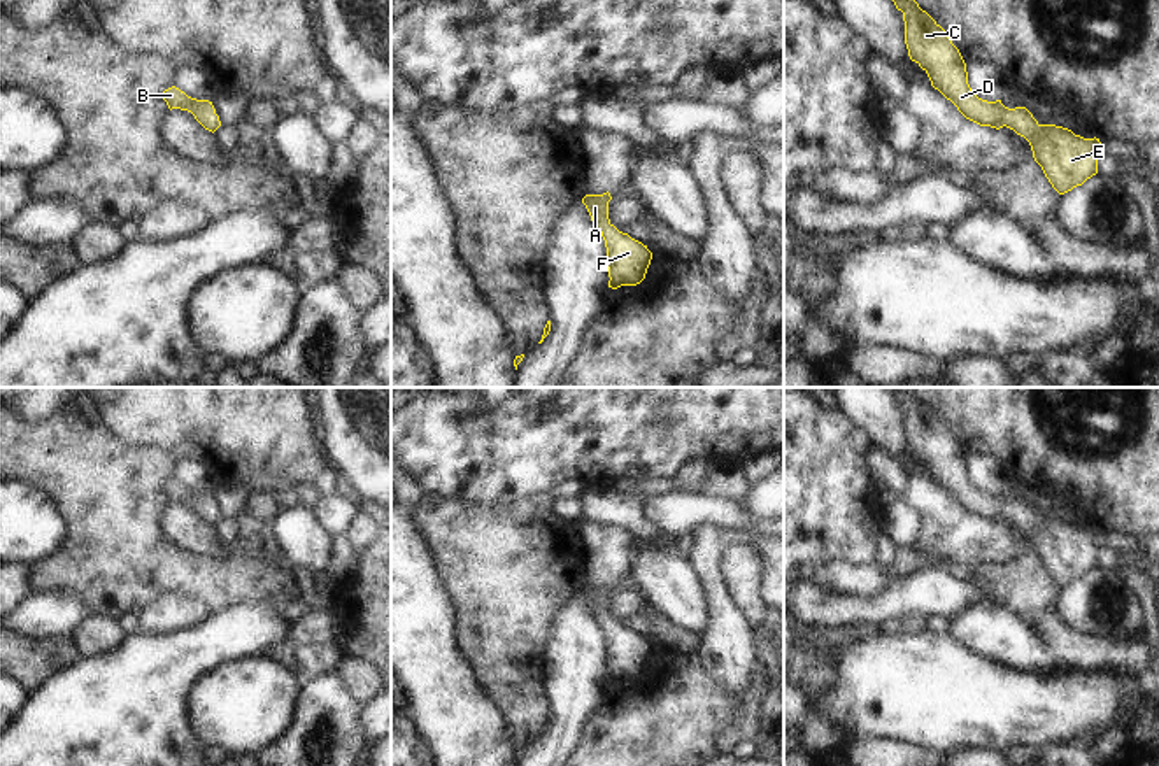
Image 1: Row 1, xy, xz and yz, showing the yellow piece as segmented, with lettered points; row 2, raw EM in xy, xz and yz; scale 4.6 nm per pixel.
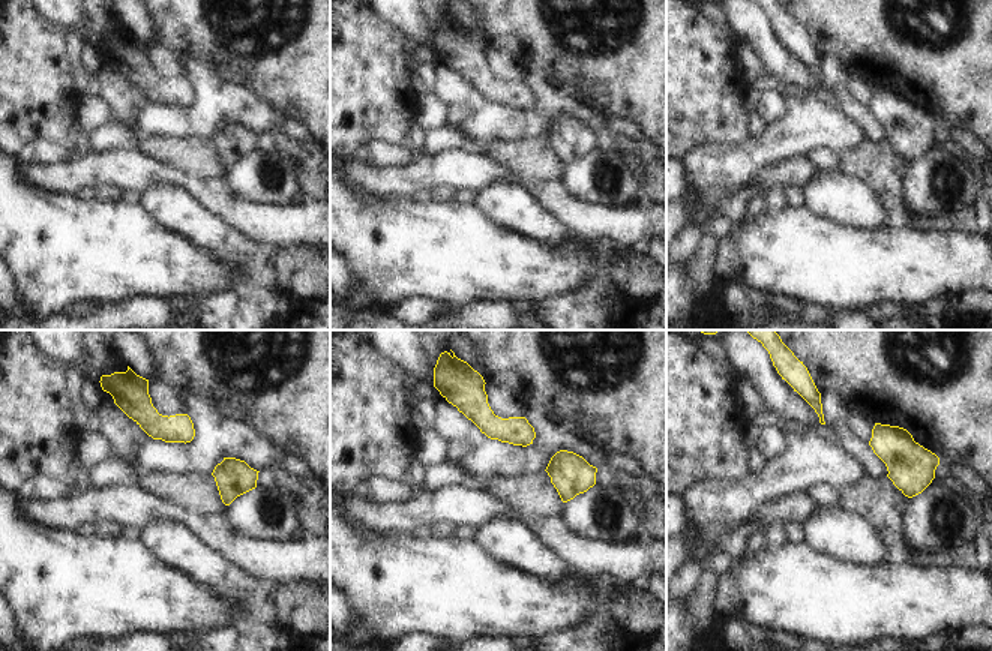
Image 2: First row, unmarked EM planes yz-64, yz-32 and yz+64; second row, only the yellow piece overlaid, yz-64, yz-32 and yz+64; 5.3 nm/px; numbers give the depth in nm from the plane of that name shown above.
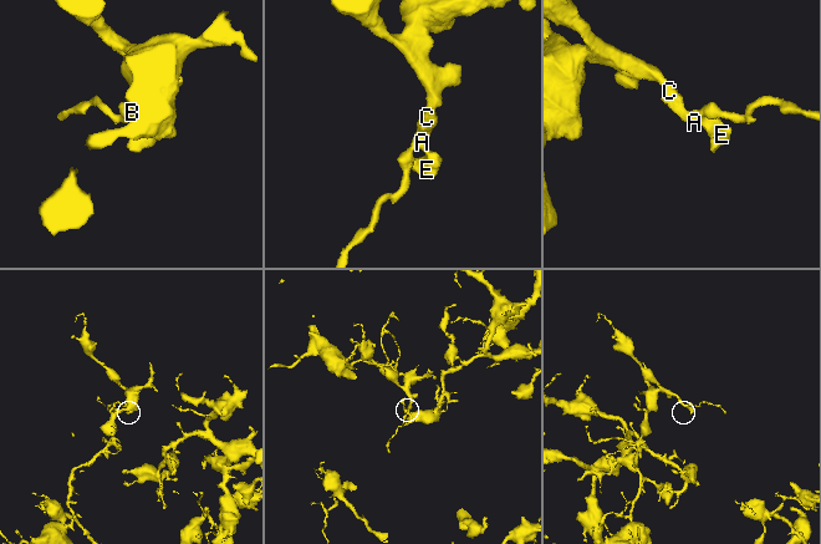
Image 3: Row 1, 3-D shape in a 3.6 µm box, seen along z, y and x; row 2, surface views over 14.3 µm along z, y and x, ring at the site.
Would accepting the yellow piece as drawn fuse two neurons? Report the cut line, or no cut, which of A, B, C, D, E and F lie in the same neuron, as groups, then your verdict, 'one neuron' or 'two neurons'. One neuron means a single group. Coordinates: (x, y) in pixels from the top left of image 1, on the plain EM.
no cut | A B C D E F | one neuron

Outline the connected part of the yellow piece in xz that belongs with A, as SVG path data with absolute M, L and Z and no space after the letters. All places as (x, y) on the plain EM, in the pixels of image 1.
M610 585L586 587L586 598L593 617L601 624L607 640L608 680L636 678L645 671L652 645L642 635L619 624L608 612Z

